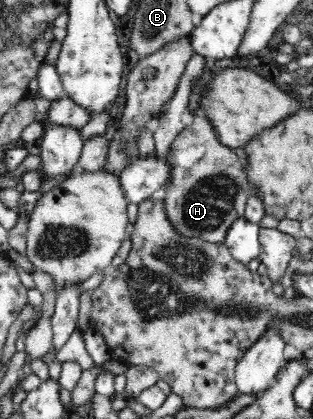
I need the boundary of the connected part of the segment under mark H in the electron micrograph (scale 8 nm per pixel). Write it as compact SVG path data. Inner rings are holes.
M196 114L192 125L182 129L165 155L169 179L162 196L164 211L172 229L182 237L199 237L208 243L225 243L228 229L243 217L250 184L231 148L222 145L210 122Z

